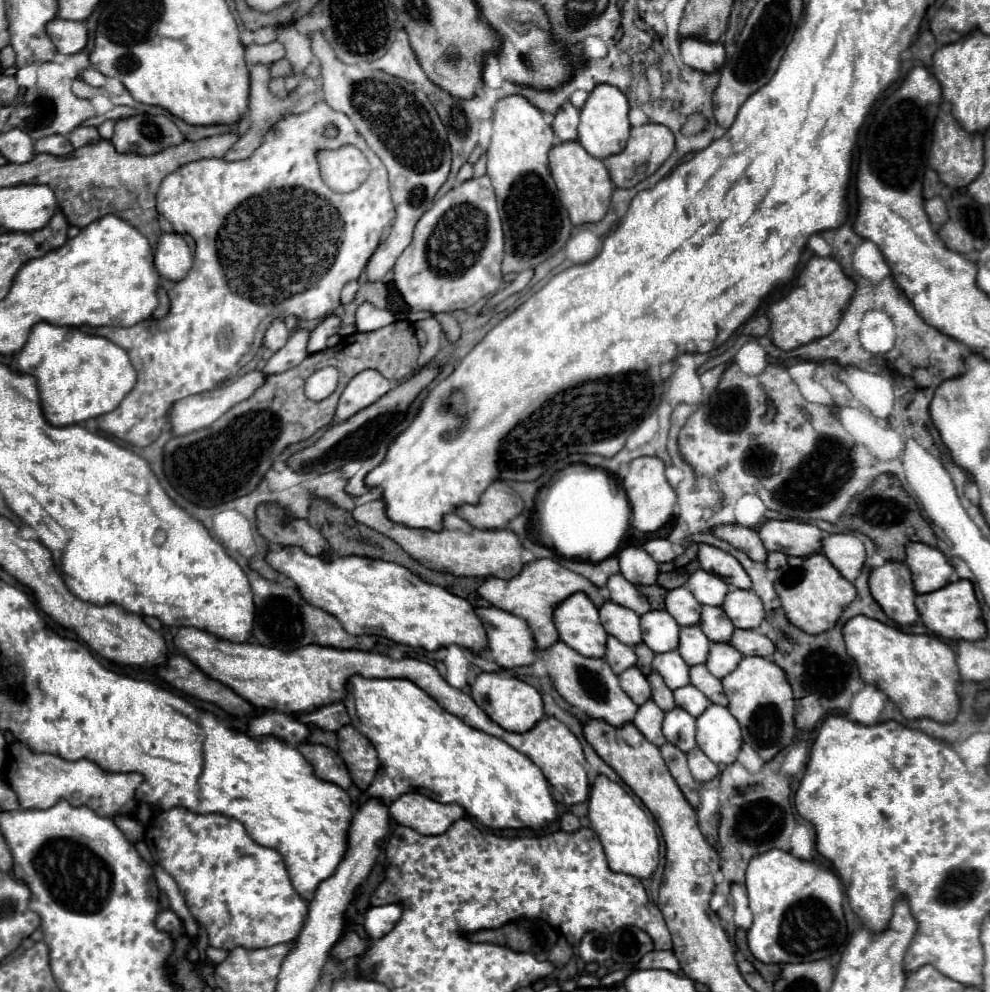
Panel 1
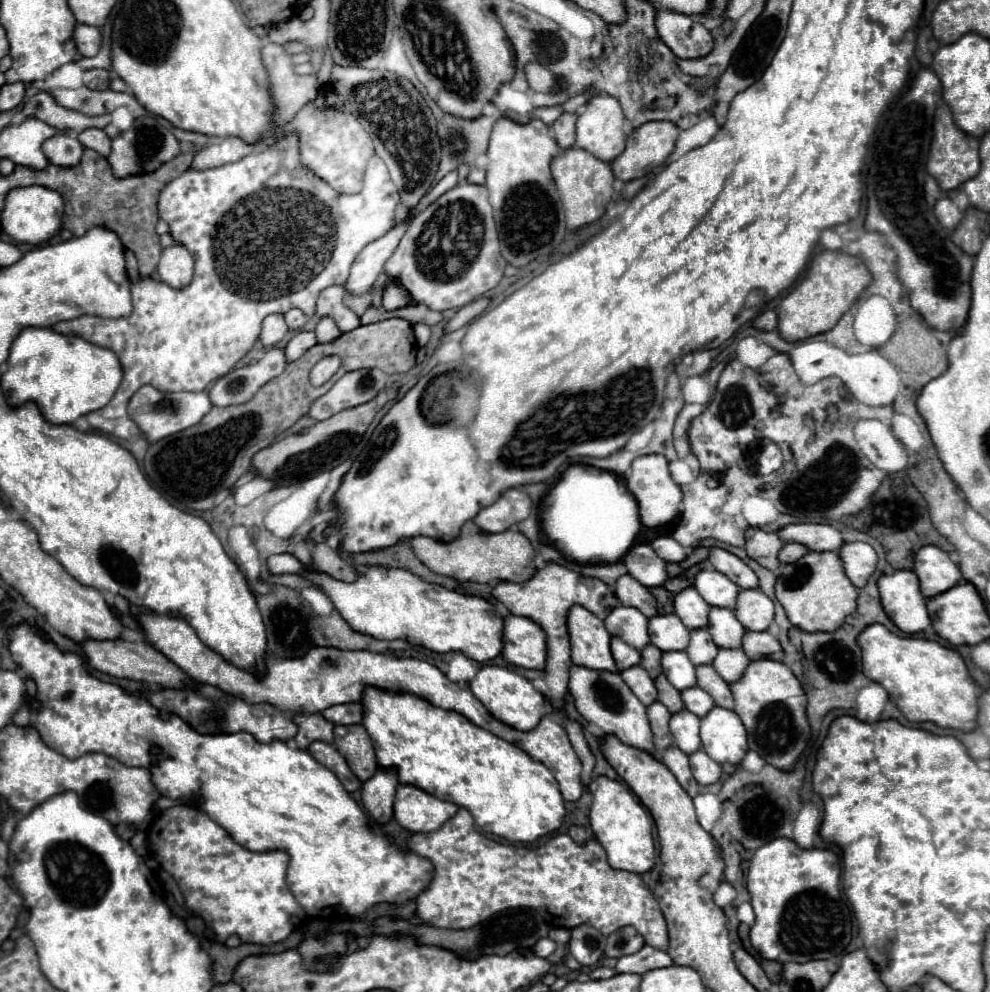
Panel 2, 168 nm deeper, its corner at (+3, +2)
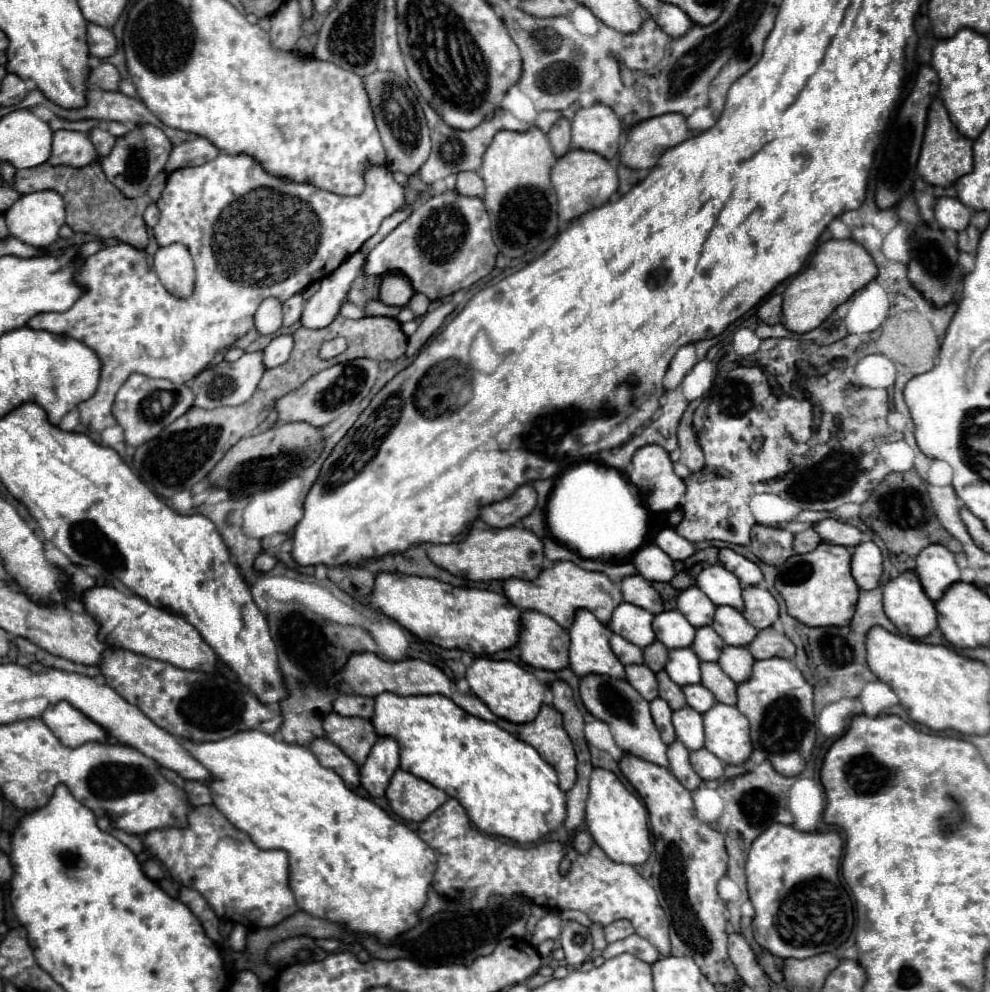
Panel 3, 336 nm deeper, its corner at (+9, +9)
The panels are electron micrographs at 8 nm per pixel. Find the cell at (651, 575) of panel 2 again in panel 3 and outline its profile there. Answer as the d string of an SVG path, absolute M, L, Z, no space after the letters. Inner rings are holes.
M657 544L641 546L633 556L633 564L639 574L651 582L671 582L671 578L677 574L673 560L661 548L657 548Z

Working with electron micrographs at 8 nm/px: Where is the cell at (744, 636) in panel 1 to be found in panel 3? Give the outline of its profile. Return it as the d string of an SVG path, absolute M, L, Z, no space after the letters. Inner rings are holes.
M773 628L759 630L757 638L747 648L755 660L765 660L765 658L773 658L773 656L793 658L795 650L797 650L795 644L787 636L777 634Z

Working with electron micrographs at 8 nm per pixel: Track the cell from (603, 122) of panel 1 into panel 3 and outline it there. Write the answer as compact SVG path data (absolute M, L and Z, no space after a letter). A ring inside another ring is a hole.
M605 104L579 108L571 122L571 136L573 148L597 152L607 160L615 160L619 154L621 120Z

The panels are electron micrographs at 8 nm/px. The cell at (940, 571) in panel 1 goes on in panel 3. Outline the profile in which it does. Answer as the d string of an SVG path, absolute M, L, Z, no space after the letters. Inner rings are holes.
M931 544L921 550L915 572L933 602L937 602L949 586L961 580L955 556L941 544Z

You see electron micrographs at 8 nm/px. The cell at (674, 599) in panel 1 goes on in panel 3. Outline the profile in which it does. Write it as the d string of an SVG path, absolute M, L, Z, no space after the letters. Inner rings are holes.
M691 586L687 590L683 590L677 598L677 610L695 626L709 626L713 622L713 612L715 612L715 604L705 596L705 592L701 592L697 586Z

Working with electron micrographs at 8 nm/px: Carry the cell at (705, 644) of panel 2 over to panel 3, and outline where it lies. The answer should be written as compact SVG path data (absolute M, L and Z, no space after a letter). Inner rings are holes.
M703 626L703 628L697 628L695 642L693 642L691 648L699 656L699 660L717 662L723 646L725 646L725 642L721 640L721 636L717 636L717 632L711 626Z

